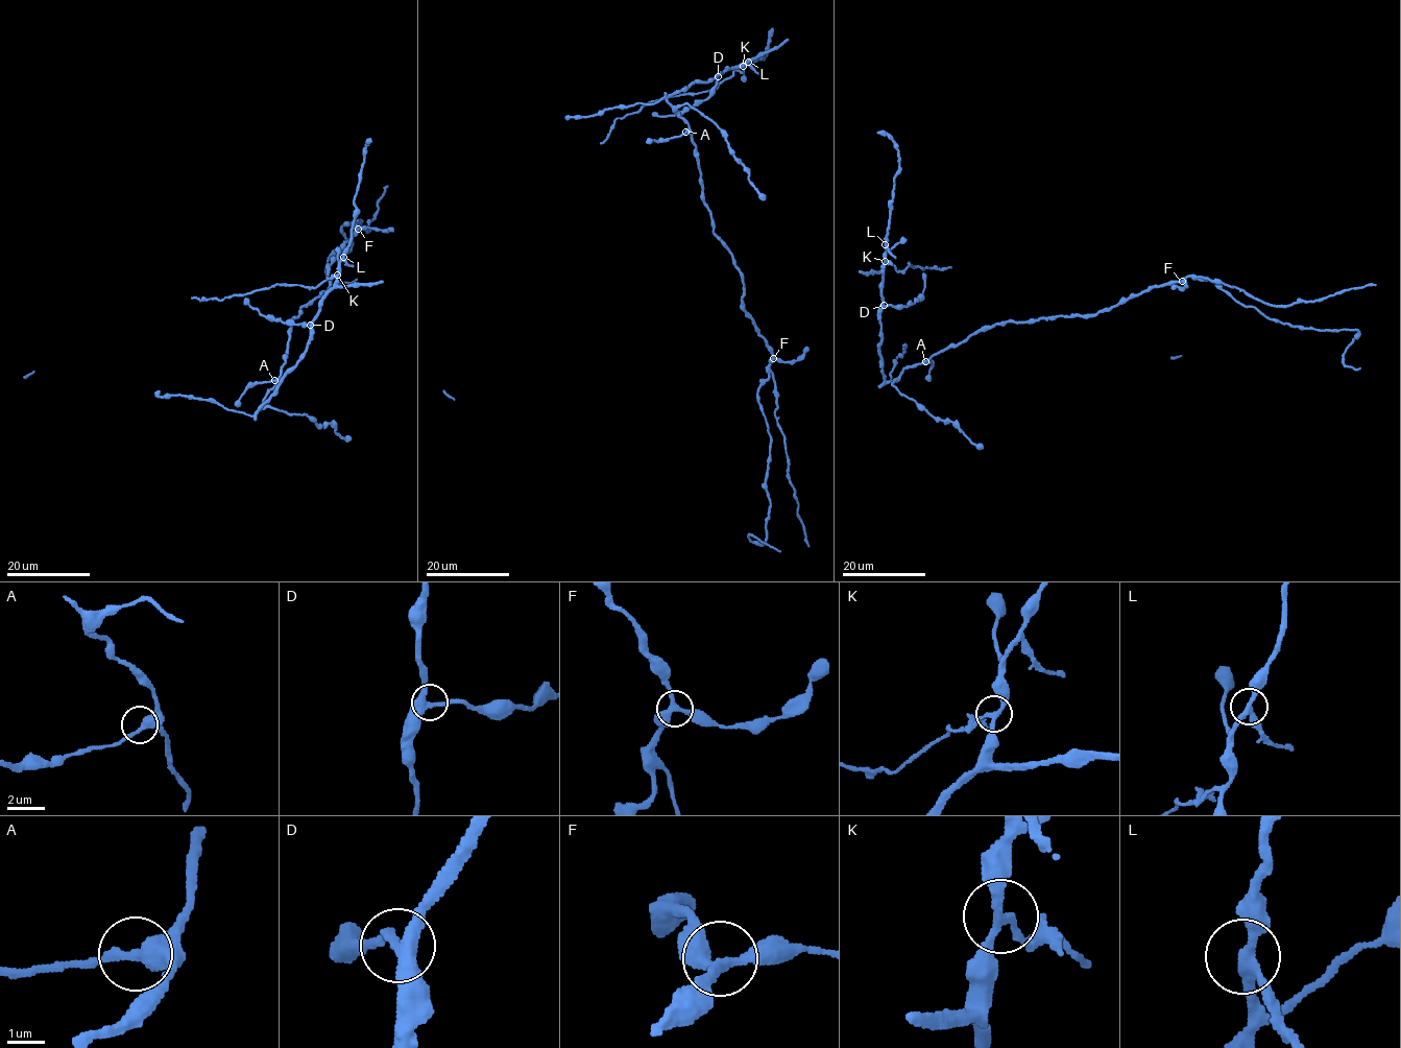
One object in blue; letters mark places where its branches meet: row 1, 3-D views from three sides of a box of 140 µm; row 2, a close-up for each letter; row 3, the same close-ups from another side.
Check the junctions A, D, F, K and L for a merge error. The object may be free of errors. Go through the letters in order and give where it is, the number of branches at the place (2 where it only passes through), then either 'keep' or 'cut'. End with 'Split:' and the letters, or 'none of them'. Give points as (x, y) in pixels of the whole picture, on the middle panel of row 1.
A: at (685, 132); 3 branches meet; keep
D: at (718, 76); 3 branches meet; keep
F: at (773, 358); 3 branches meet; keep
K: at (743, 66); 3 branches meet; cut
L: at (748, 62); 3 branches meet; keep
Split: K

